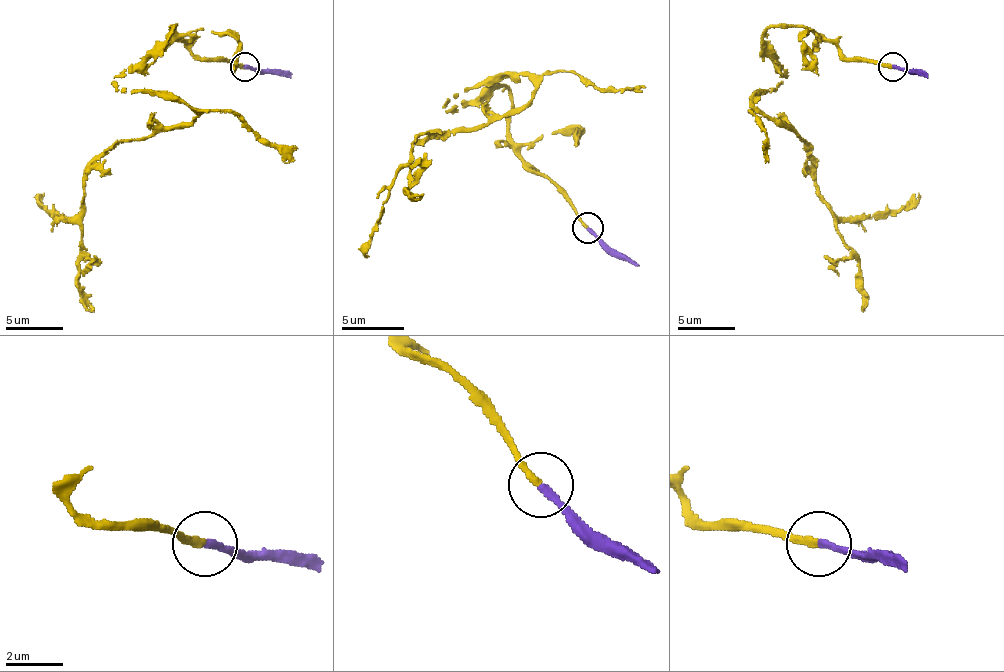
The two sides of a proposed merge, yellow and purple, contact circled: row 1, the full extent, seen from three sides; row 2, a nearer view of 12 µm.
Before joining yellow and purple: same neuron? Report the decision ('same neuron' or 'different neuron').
same neuron

